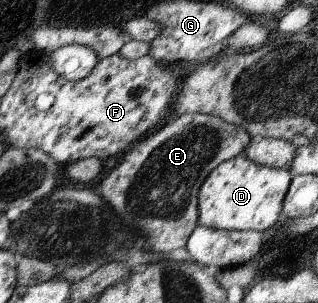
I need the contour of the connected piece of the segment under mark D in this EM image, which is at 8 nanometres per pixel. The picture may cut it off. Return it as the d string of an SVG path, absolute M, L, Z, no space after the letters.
M243 153L220 163L200 186L198 225L213 229L265 231L279 221L292 175L287 168L253 163Z

